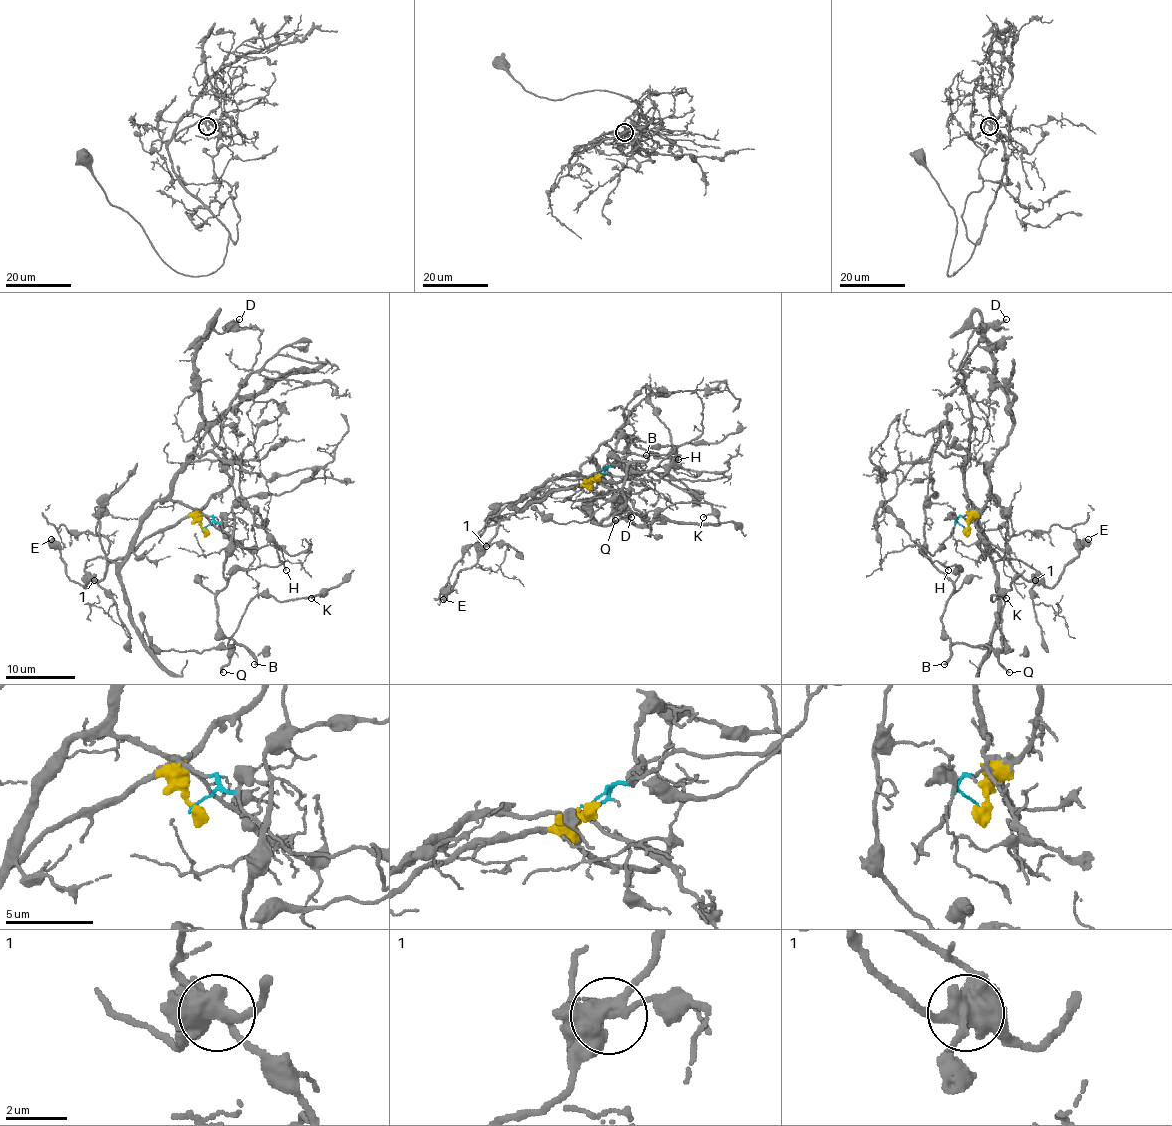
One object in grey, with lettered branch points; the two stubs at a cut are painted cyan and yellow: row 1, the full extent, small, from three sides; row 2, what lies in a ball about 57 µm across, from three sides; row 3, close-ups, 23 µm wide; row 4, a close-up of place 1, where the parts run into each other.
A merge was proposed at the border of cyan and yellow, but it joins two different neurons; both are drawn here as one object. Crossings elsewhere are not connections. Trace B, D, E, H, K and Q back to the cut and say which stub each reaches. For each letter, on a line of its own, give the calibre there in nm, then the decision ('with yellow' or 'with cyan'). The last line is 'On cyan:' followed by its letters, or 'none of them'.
B: 280 nm | with cyan
D: 200 nm | with yellow
E: 650 nm | with yellow
H: 130 nm | with cyan
K: 130 nm | with cyan
Q: 220 nm | with cyan
On cyan: B, H, K, Q

